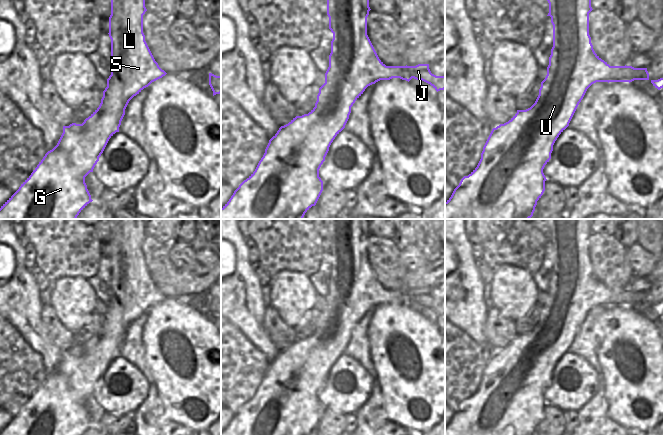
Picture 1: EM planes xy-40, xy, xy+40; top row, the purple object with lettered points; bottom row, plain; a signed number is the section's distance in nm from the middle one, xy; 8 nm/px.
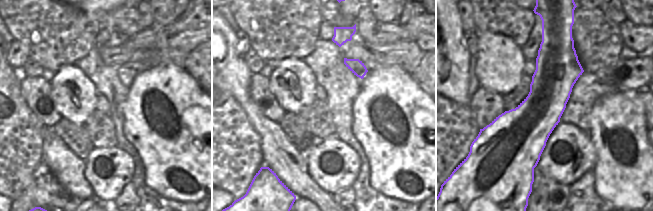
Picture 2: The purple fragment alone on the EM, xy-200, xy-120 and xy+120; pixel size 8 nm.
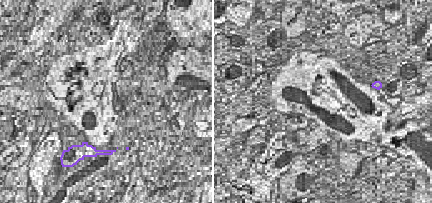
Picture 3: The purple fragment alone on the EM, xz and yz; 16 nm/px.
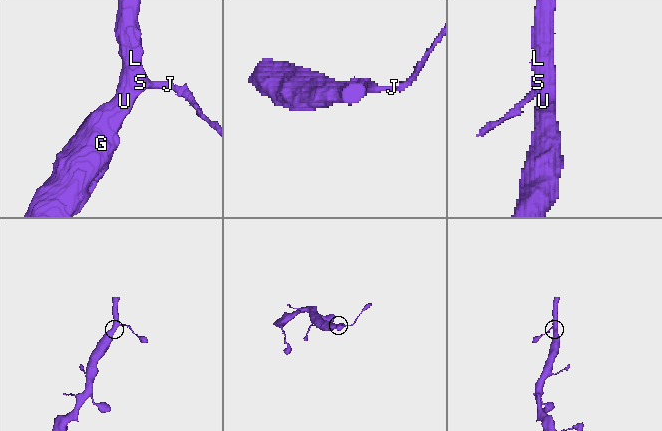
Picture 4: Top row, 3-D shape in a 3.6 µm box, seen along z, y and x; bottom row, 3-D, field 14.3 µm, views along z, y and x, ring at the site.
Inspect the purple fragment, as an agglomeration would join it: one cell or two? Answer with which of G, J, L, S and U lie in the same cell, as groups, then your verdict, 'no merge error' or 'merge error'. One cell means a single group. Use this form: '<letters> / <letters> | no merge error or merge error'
G J L S U | no merge error

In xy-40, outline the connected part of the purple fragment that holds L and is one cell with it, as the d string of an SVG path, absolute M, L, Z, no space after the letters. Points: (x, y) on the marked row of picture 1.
M111 0L109 37L111 75L99 107L82 124L63 126L57 145L48 151L31 175L1 206L0 219L76 219L93 200L85 177L93 172L109 139L119 132L129 101L167 73L155 61L143 33L145 0Z

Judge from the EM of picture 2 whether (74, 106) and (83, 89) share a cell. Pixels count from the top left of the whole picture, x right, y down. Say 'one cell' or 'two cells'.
one cell

